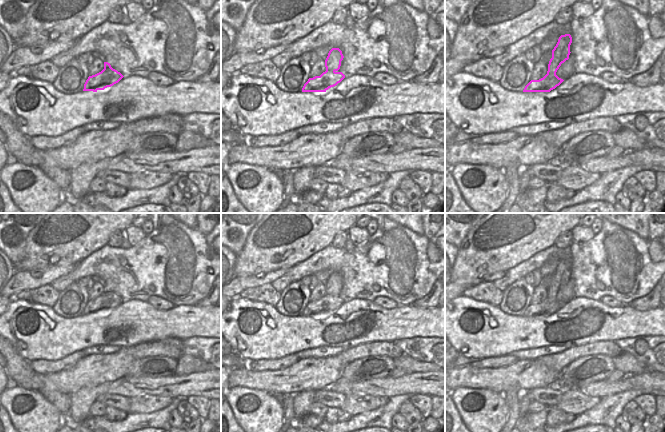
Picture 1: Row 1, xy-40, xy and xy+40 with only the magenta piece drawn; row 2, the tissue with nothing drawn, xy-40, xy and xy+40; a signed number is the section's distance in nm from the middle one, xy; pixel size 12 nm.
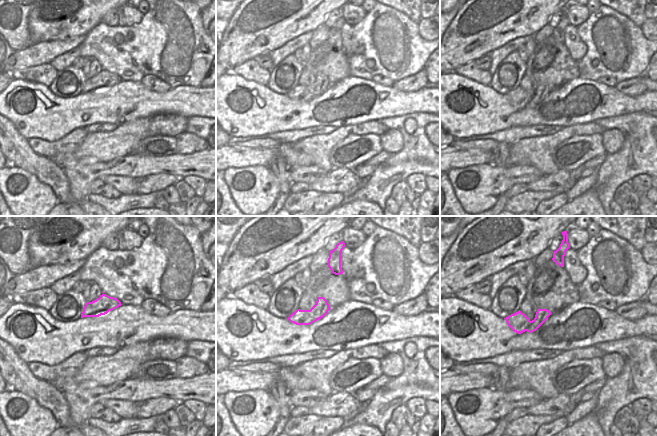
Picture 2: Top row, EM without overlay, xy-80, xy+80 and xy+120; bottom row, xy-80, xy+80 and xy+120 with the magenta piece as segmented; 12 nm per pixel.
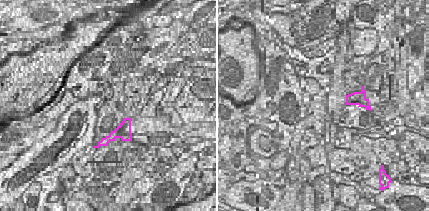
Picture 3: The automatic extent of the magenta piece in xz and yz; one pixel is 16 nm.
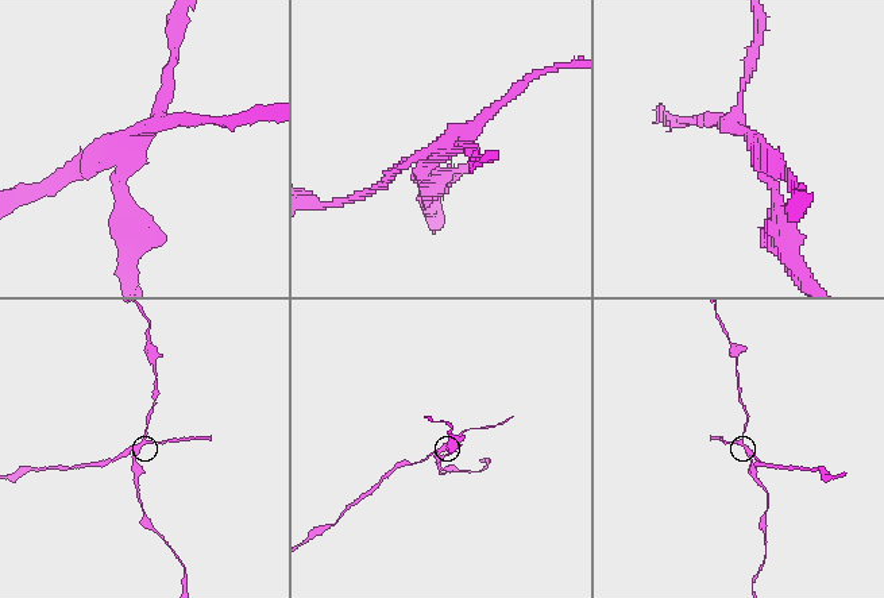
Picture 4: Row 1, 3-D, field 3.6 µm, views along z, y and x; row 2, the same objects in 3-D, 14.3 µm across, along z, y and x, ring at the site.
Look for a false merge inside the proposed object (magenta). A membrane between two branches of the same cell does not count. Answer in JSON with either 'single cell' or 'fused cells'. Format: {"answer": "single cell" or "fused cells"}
{"answer": "fused cells"}

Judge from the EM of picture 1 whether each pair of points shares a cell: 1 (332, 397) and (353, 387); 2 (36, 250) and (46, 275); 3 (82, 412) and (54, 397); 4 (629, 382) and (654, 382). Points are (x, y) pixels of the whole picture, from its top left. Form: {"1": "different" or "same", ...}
{"1": "different", "2": "different", "3": "different", "4": "same"}

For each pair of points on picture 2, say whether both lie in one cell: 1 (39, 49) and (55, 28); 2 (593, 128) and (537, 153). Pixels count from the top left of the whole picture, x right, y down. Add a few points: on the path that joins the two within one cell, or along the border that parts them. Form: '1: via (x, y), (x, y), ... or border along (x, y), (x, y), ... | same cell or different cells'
1: border along (68, 39), (40, 41), (33, 44) | different cells
2: via (579, 129), (569, 131), (551, 141) | same cell

